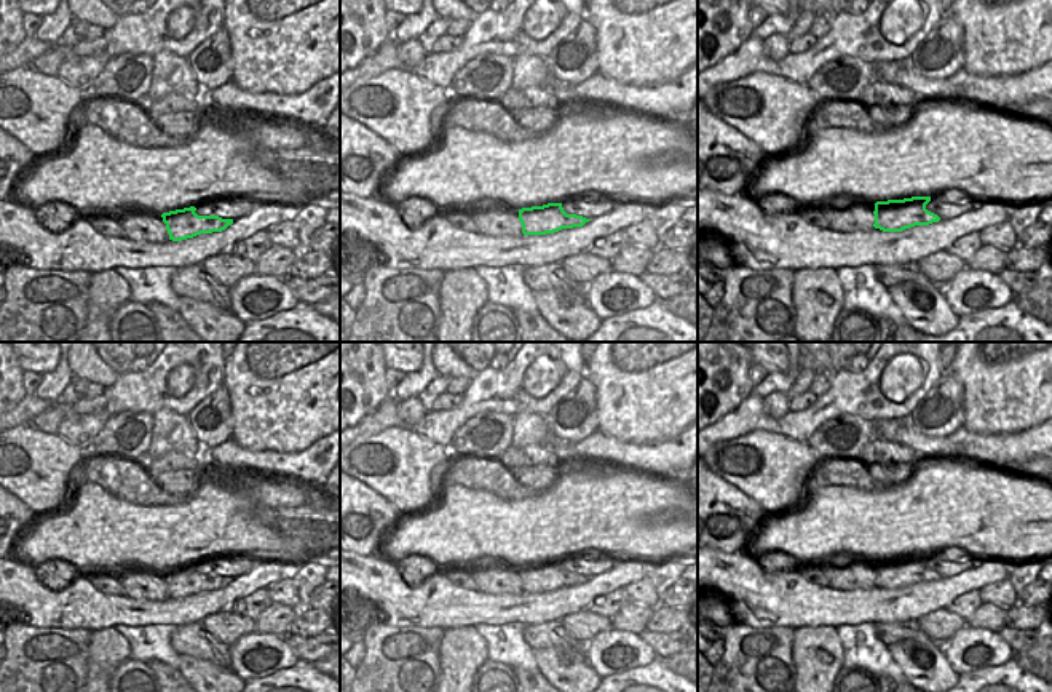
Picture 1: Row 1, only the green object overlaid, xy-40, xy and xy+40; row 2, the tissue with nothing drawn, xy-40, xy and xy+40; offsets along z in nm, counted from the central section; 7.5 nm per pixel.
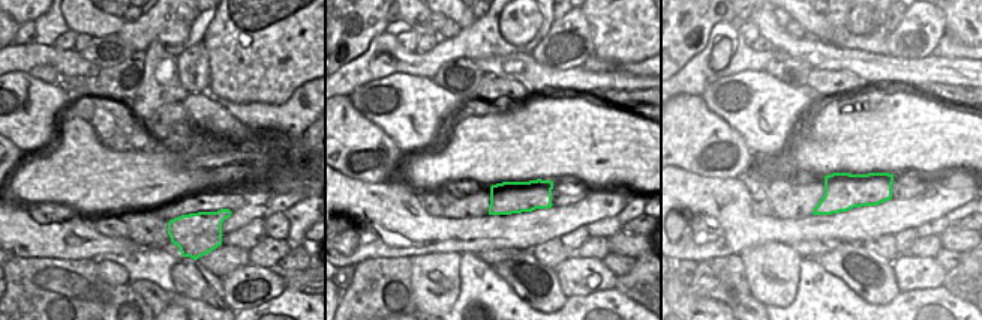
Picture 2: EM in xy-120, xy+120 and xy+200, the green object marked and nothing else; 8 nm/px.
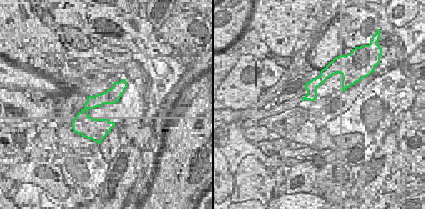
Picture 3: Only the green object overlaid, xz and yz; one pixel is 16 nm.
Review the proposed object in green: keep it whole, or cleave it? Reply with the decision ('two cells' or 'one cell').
one cell

